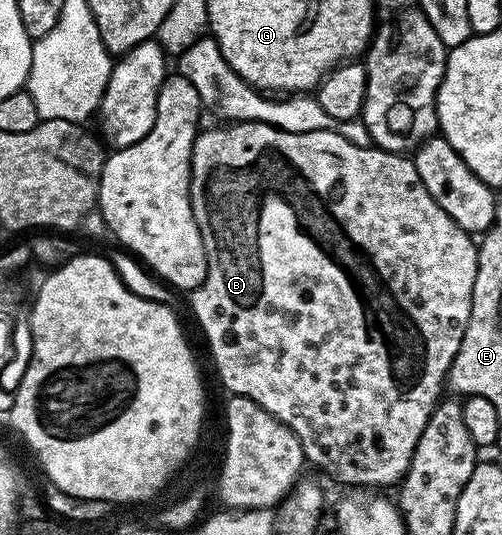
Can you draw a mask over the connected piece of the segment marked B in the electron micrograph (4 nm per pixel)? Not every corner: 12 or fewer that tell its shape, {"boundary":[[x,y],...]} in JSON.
{"boundary":[[194,137],[232,396],[396,486],[478,246],[408,156]]}

